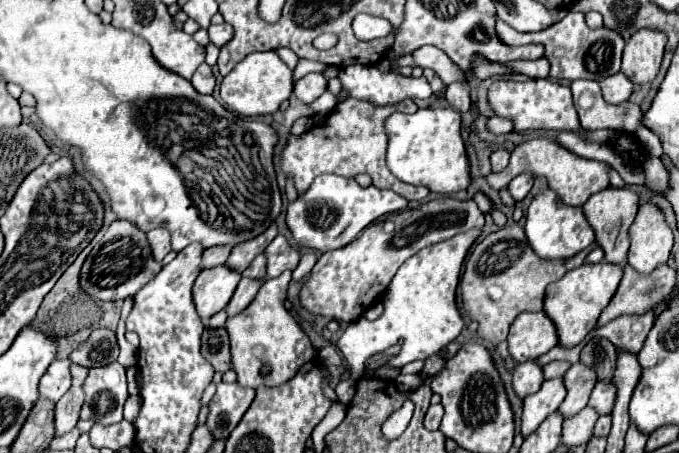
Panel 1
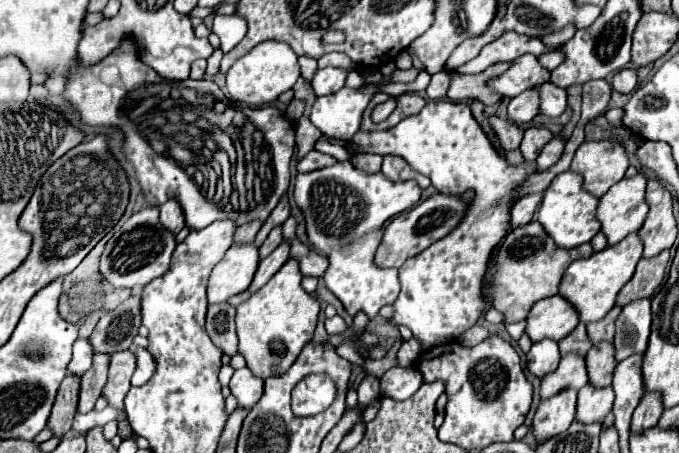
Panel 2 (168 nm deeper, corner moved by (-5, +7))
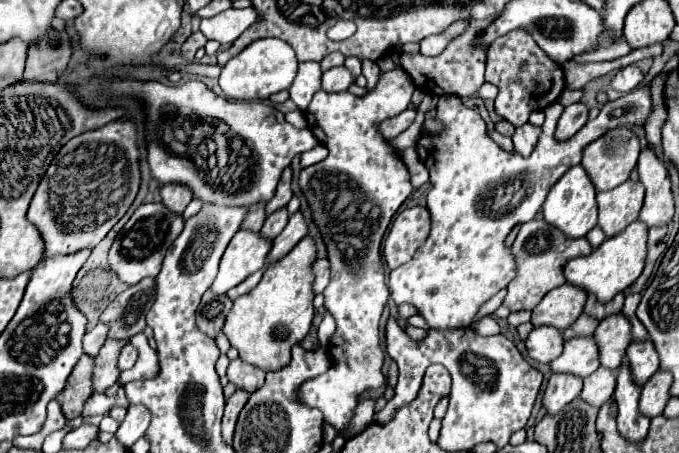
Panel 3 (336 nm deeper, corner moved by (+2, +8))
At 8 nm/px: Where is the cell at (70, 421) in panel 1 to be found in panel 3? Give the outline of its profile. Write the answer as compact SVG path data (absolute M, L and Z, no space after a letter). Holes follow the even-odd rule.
M109 338L101 352L95 358L95 372L93 372L93 384L95 384L95 392L105 392L109 386L113 386L119 380L121 370L117 368L117 358L121 354L121 348L127 344L129 340L115 340Z

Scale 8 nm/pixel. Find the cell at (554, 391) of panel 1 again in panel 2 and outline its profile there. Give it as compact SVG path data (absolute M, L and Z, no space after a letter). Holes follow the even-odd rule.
M572 353L562 357L556 371L548 373L540 383L540 399L550 399L552 395L564 389L580 389L588 383L588 373L582 357L574 357Z

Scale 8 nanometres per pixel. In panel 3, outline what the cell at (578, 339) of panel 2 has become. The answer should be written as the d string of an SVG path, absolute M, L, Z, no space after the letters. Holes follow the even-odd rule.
M581 314L575 324L571 324L567 330L563 330L563 338L571 340L571 338L577 338L577 336L589 336L589 334L595 332L597 324L599 324L597 318L589 316L589 314Z

